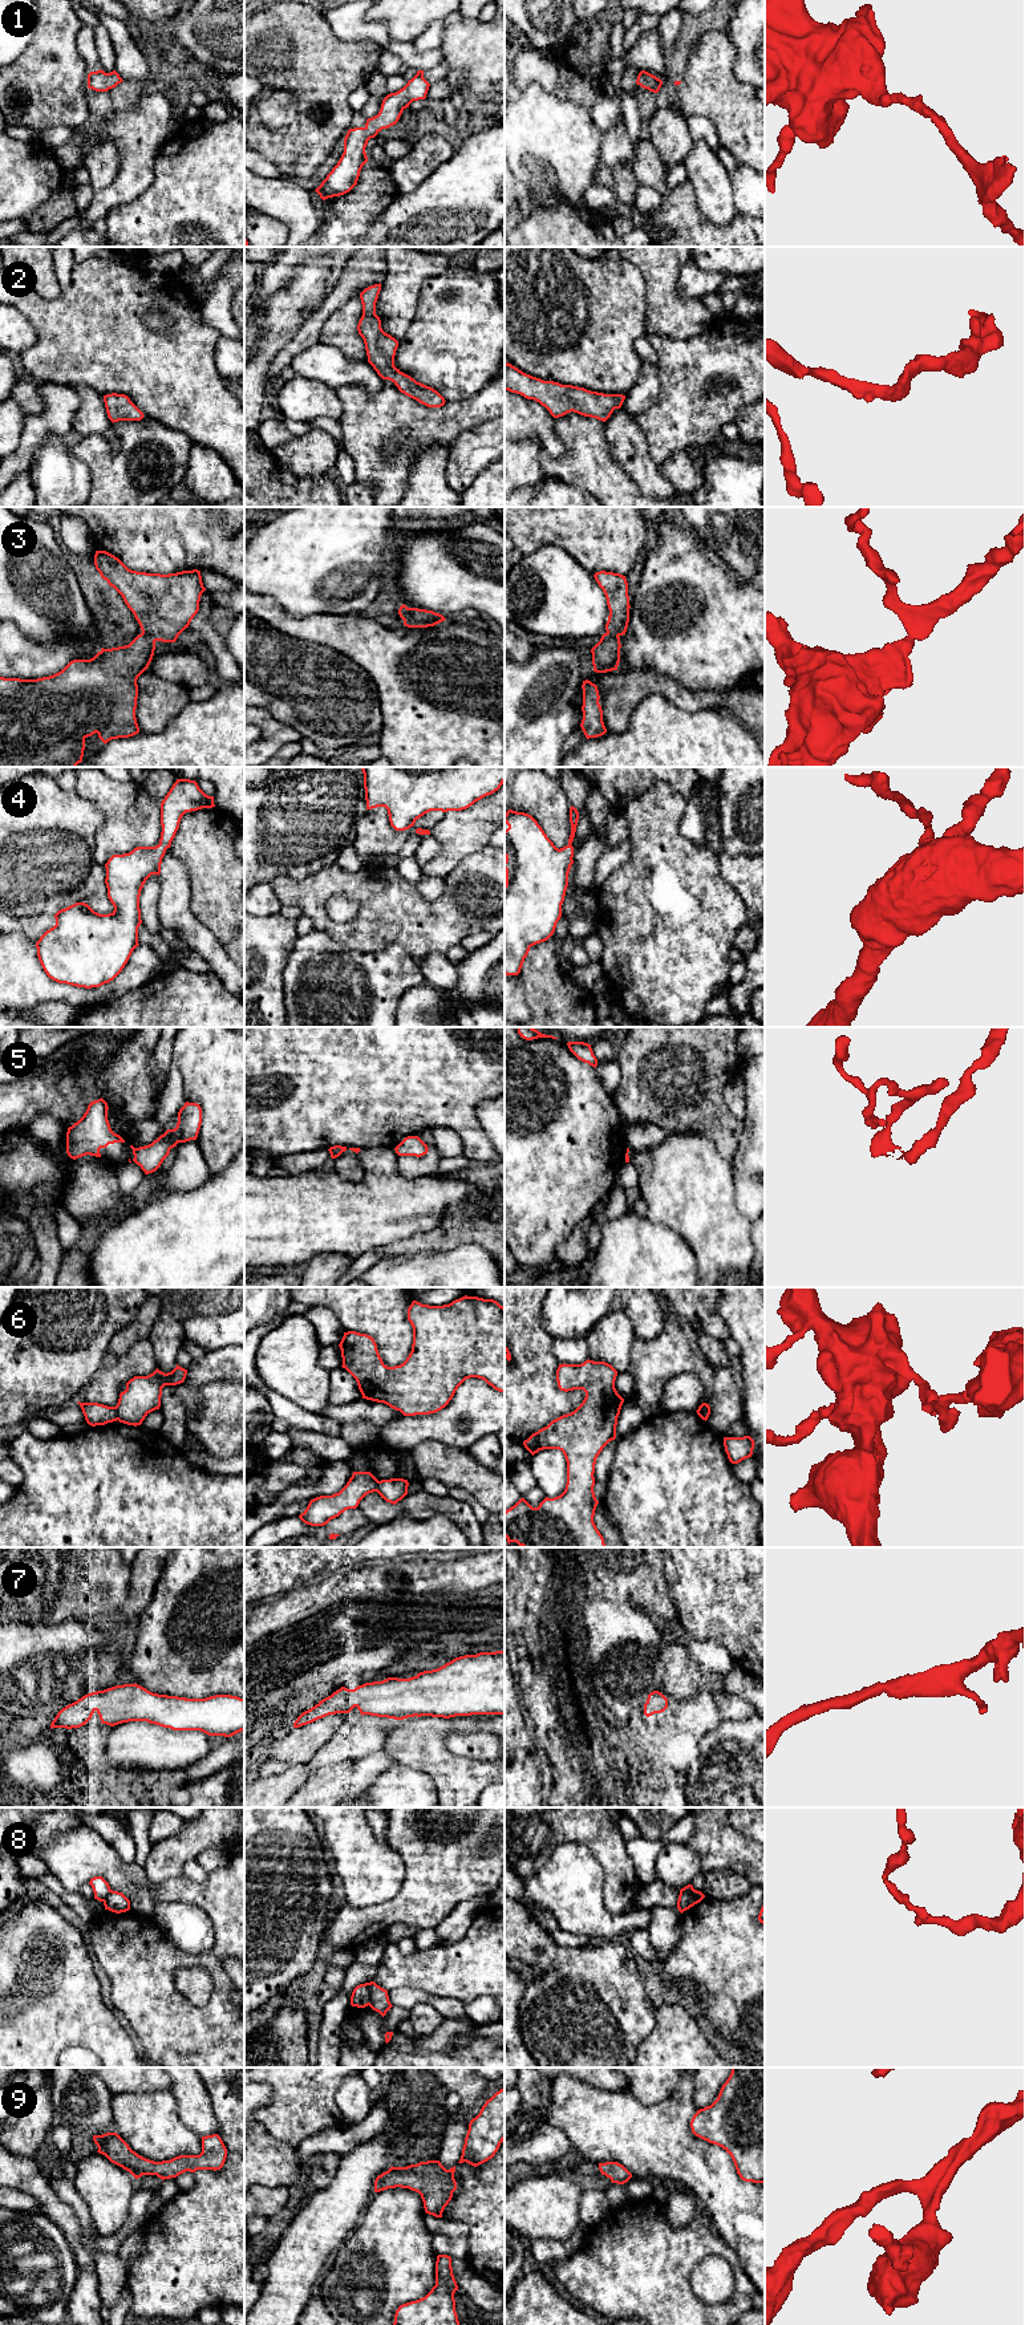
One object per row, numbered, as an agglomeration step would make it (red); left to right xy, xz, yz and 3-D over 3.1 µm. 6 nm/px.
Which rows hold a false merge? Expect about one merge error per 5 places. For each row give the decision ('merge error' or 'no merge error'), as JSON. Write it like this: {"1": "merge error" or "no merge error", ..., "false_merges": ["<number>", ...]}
{"1": "no merge error", "2": "no merge error", "3": "no merge error", "4": "no merge error", "5": "merge error", "6": "merge error", "7": "no merge error", "8": "merge error", "9": "no merge error", "false_merges": ["5", "6", "8"]}

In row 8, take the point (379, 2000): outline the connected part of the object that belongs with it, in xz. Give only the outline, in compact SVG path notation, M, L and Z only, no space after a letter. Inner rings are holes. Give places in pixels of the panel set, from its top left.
M374 1981L368 1983L368 1987L369 2007L384 2017L393 2007L389 2001L388 1991L377 1985Z

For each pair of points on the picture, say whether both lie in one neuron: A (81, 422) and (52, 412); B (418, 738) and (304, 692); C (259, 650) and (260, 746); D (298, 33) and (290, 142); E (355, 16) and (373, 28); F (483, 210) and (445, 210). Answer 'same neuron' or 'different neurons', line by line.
A: different neurons
B: different neurons
C: different neurons
D: same neuron
E: same neuron
F: same neuron

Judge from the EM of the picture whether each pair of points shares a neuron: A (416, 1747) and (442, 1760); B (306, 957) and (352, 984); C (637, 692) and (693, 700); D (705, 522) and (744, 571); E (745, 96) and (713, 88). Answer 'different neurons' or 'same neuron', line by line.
A: same neuron
B: same neuron
C: same neuron
D: same neuron
E: same neuron

